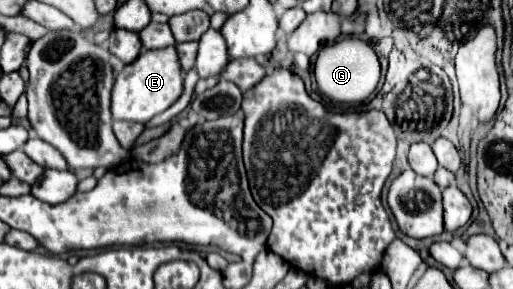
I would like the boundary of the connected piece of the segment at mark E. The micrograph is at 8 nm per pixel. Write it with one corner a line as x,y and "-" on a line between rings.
168,46
164,50
144,50
132,64
116,76
112,88
112,118
128,122
150,122
156,114
170,108
182,94
180,64
176,60
176,48

